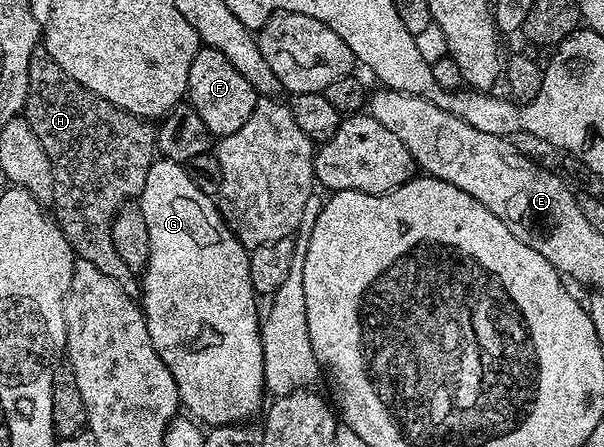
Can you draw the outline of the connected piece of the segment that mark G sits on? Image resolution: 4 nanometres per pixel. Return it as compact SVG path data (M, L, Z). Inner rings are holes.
M153 161L147 172L147 184L143 184L139 195L139 205L151 236L149 262L139 278L139 305L145 313L151 344L155 344L155 352L159 352L175 380L181 406L209 428L252 419L249 417L262 409L261 397L266 397L267 391L263 376L262 315L259 310L257 314L259 295L249 279L250 251L230 232L216 201L191 184L191 176L187 176L180 162Z

